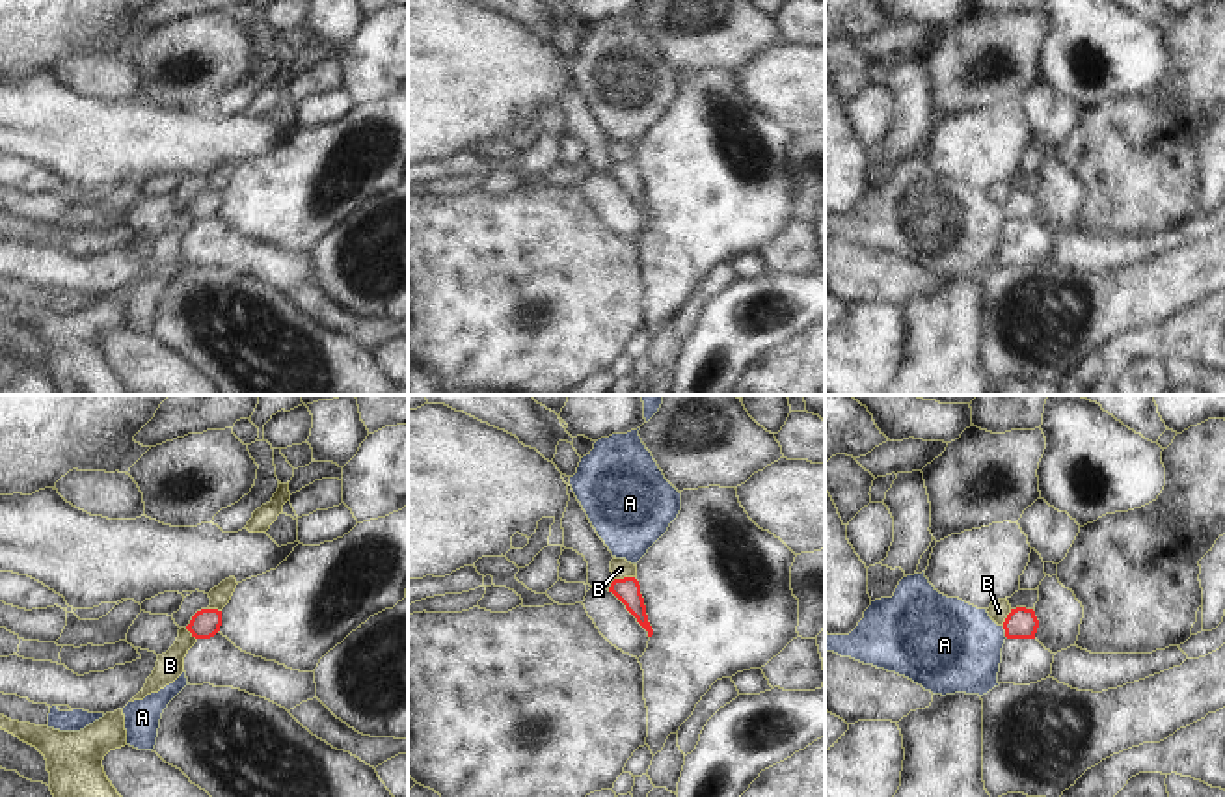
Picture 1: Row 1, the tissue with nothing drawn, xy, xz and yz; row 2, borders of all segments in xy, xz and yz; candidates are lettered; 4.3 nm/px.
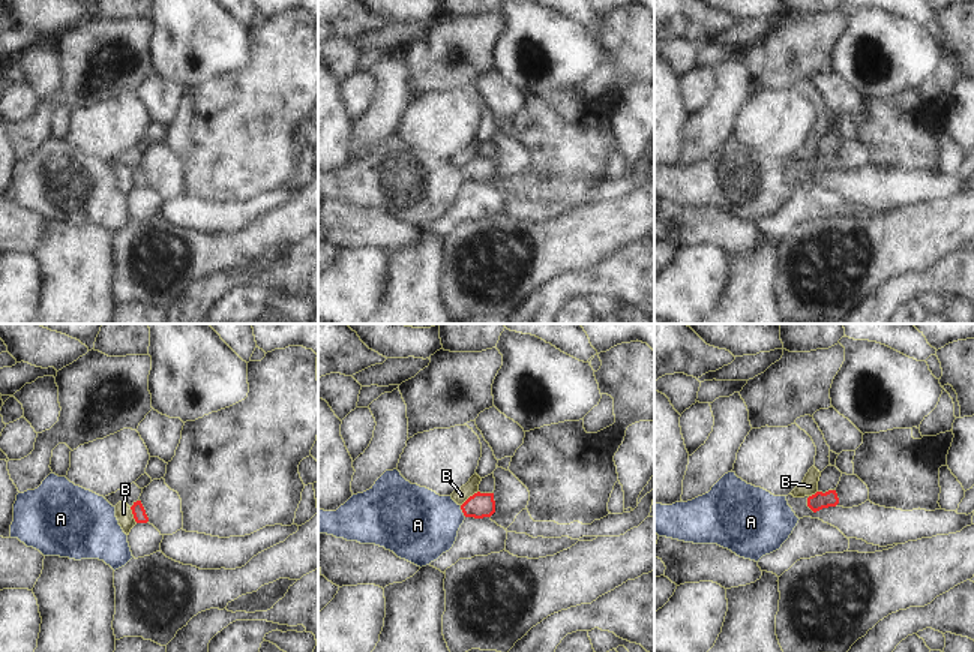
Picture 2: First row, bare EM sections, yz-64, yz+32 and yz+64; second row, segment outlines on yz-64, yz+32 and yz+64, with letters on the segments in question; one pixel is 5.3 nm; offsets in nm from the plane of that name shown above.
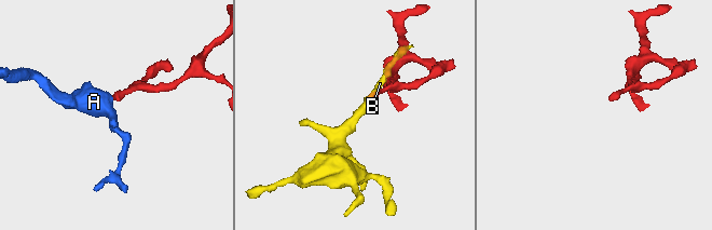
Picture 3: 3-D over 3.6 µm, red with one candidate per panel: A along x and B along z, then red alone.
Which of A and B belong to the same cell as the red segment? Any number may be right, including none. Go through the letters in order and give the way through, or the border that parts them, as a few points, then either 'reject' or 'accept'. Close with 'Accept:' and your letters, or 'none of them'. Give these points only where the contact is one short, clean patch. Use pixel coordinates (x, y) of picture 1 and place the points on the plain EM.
A: runs through yz (1021, 205), (1006, 215), (965, 229), (950, 229); accept
B: border along xz (633, 159), (615, 162); reject
Accept: A

